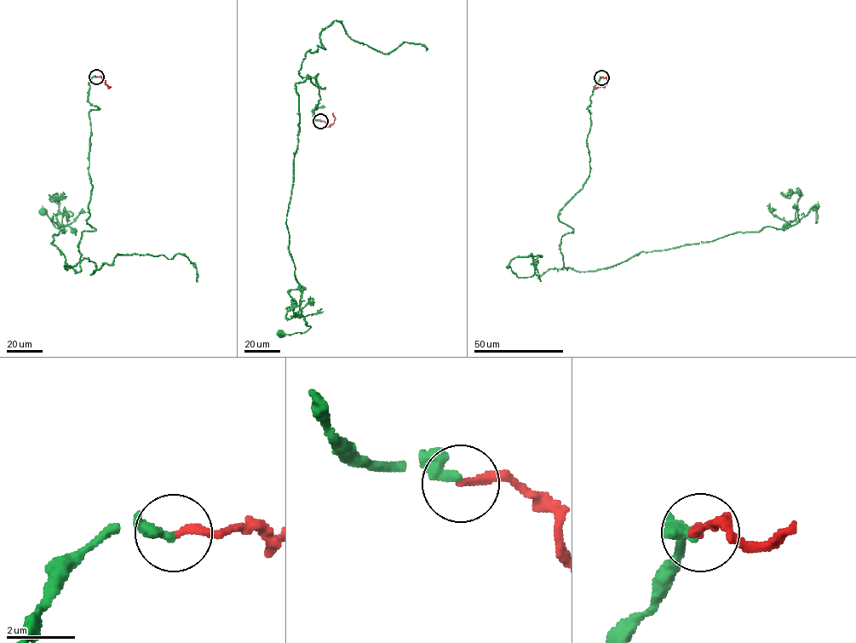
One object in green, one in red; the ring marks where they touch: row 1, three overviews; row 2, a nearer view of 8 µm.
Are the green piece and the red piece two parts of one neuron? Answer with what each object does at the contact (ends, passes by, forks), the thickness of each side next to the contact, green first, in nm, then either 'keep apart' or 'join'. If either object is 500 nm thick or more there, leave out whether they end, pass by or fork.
green ends | red ends | 320/240 nm | join

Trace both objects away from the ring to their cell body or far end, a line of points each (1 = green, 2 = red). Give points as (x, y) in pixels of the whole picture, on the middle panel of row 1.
1: (321, 121), (318, 73), (324, 88), (307, 75), (295, 84), (286, 226), (310, 327), (281, 332)
2: (321, 121), (327, 125), (331, 124), (335, 119), (332, 112)

